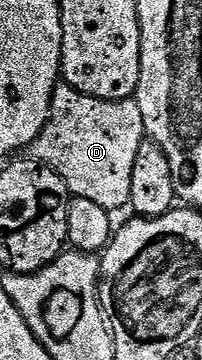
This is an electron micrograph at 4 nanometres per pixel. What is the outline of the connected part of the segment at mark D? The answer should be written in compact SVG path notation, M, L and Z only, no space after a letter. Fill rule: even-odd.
M58 85L56 89L53 90L53 104L49 110L49 120L45 128L39 133L39 137L33 142L31 155L32 158L37 159L40 163L47 164L48 167L67 184L70 196L78 199L86 199L87 201L95 201L95 205L99 205L104 211L116 213L120 207L128 208L130 206L131 173L135 173L135 157L139 157L139 149L142 143L146 142L146 139L145 126L143 125L143 113L139 113L139 105L137 104L136 98L120 99L120 101L116 103L115 101L96 99L90 95L84 95L68 85Z

